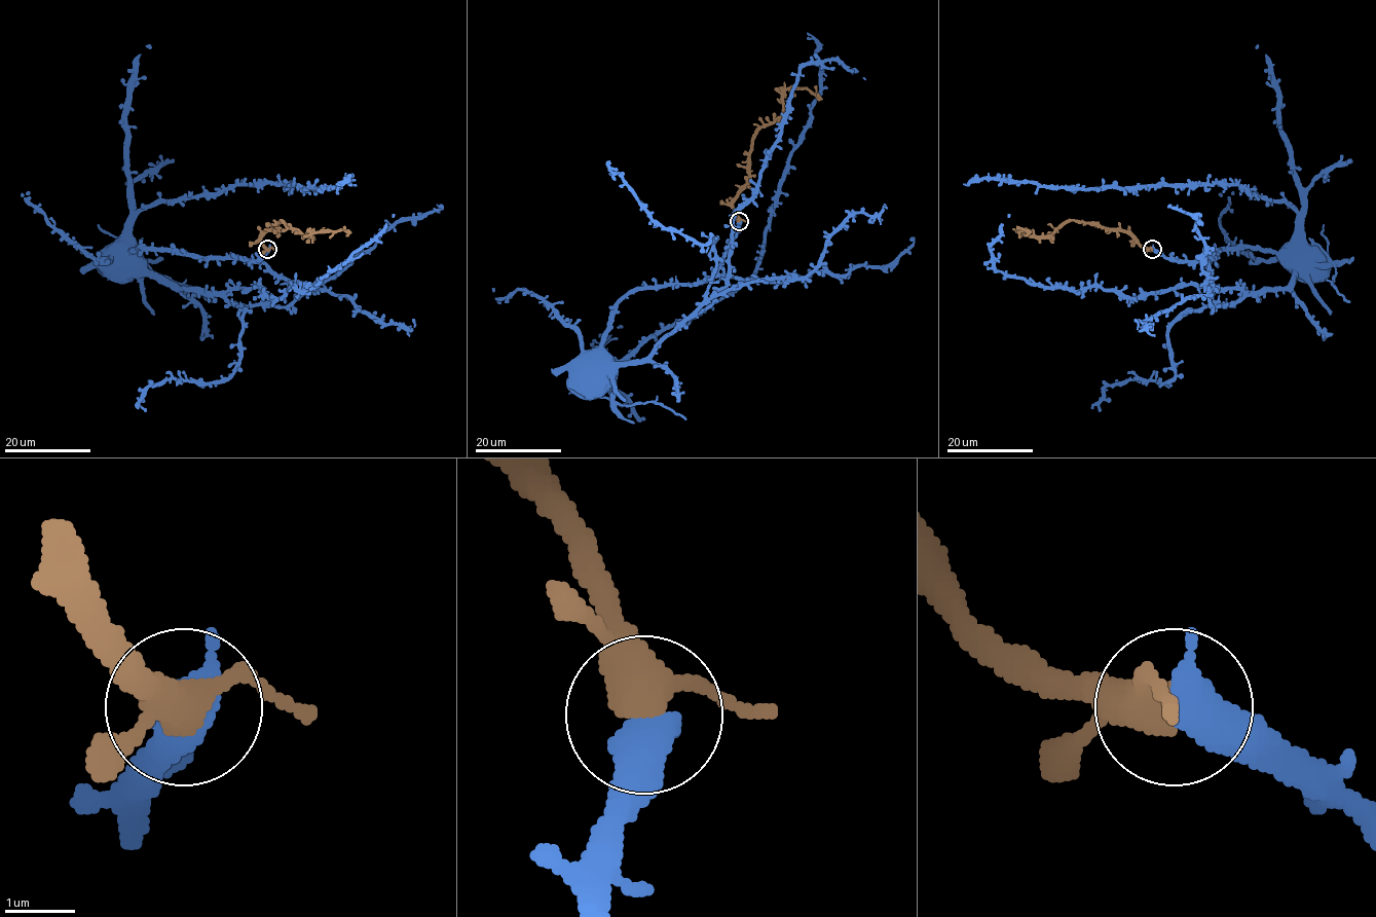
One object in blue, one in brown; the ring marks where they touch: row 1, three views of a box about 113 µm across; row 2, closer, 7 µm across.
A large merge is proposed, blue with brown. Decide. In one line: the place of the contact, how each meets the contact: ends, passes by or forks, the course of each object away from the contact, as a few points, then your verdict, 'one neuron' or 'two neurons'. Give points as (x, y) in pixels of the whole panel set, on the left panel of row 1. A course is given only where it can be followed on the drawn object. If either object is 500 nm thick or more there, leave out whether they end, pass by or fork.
at (267, 249); blue runs (268, 249), (264, 257), (249, 261), (138, 248), (132, 252), (128, 261); brown runs (268, 249), (261, 237), (274, 230), (281, 220), (305, 236), (344, 229), (346, 236); one neuron

